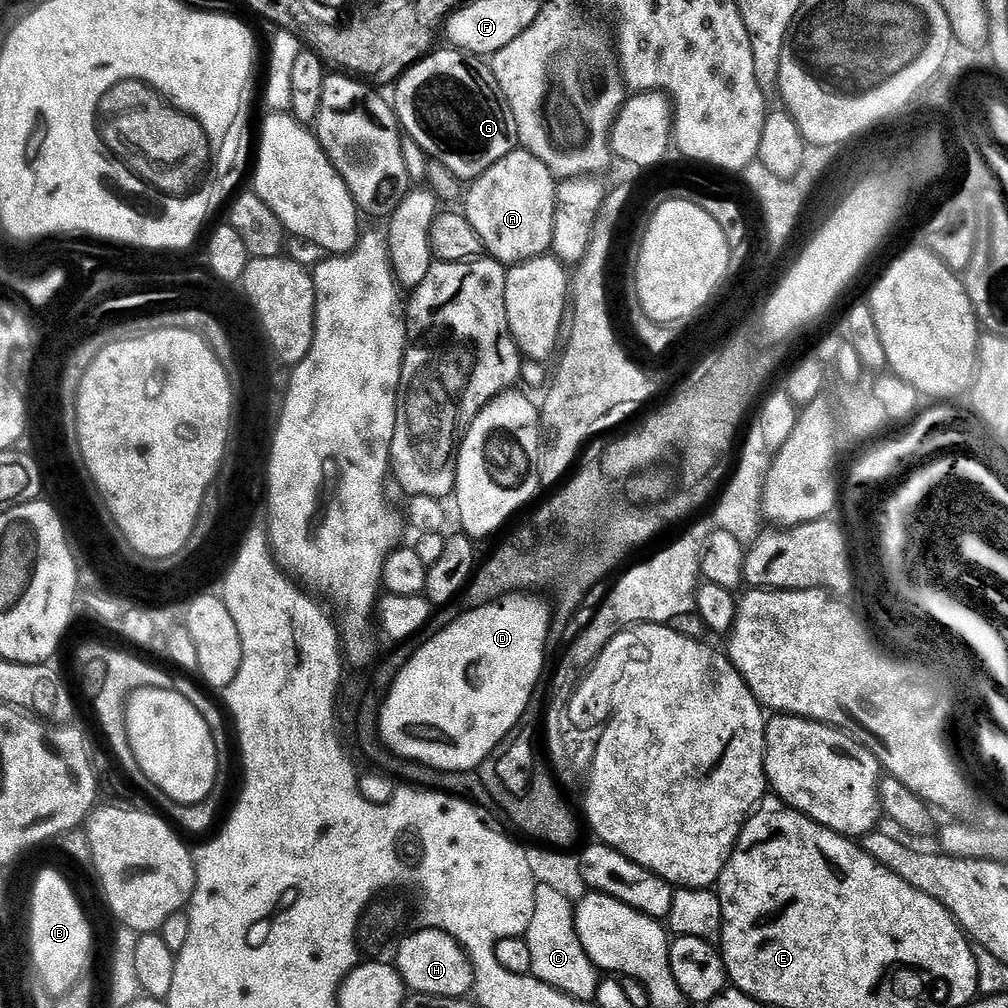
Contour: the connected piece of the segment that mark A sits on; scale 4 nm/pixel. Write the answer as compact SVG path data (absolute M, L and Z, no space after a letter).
M517 150L471 181L463 215L484 243L484 252L505 266L543 256L552 247L558 180L532 152Z

